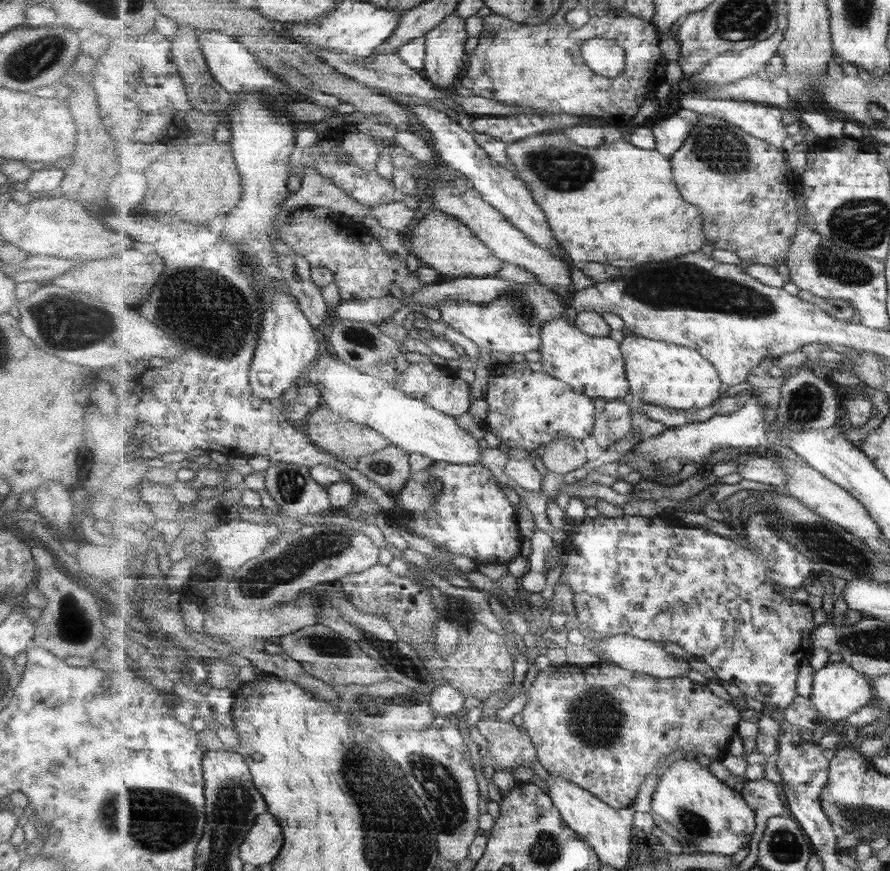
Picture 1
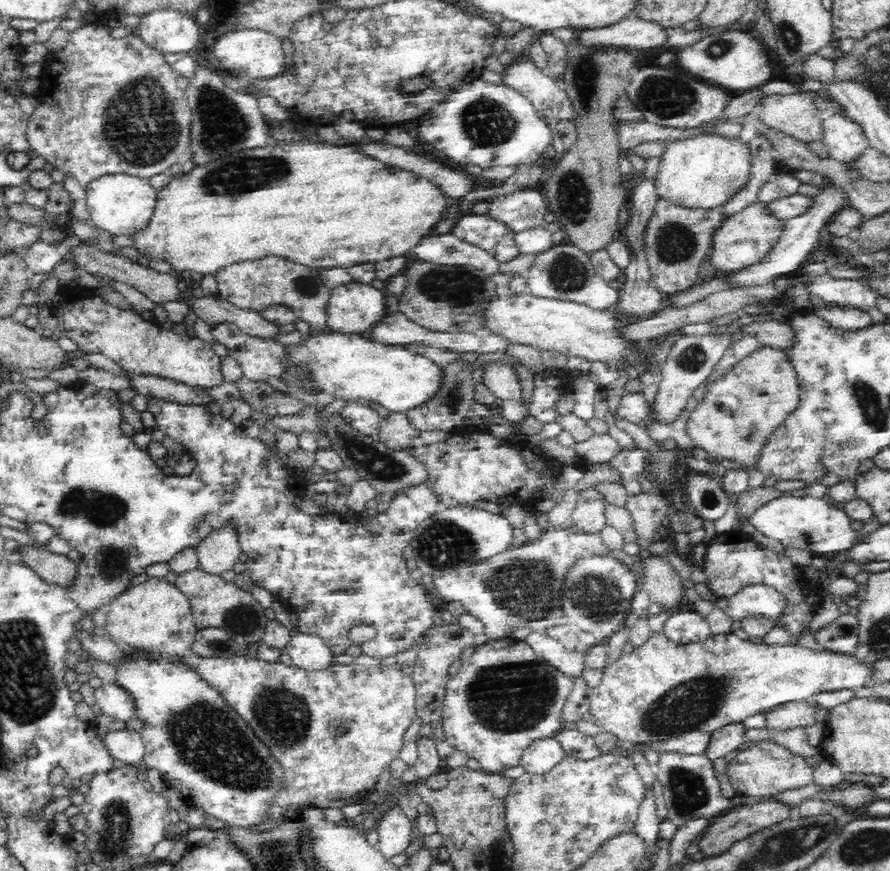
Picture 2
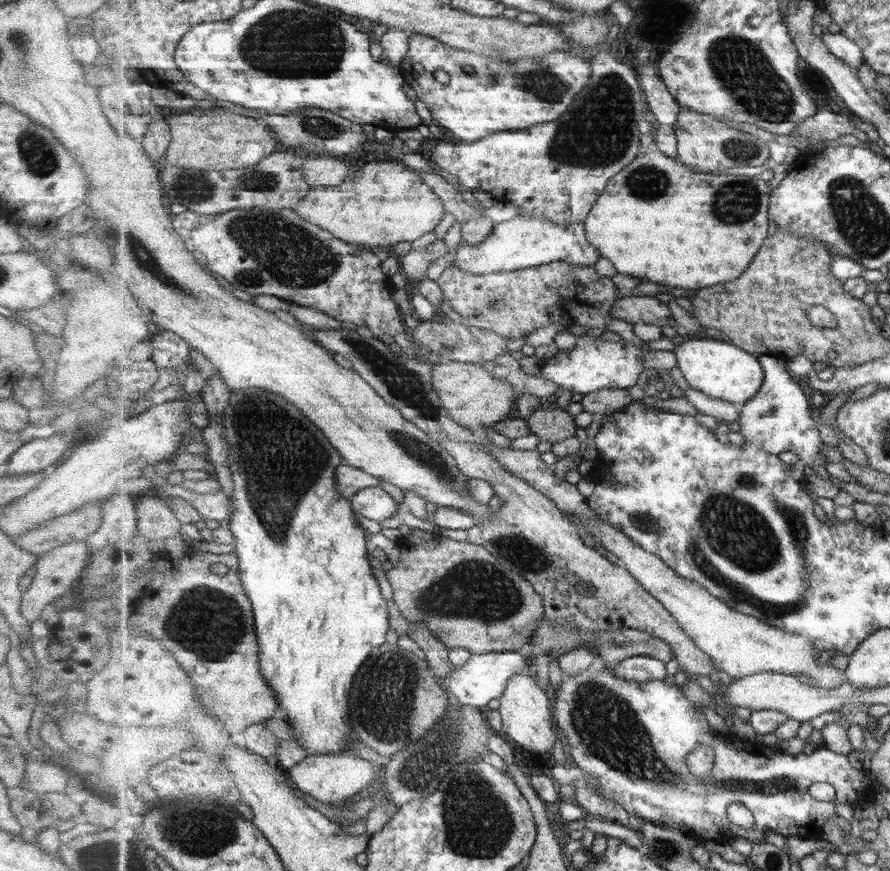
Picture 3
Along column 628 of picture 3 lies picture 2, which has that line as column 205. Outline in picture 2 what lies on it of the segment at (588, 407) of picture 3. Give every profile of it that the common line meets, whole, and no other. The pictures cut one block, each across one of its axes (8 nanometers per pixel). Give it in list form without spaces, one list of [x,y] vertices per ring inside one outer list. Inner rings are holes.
[[[133,375],[133,389],[136,393],[148,397],[162,398],[168,402],[177,402],[186,405],[199,405],[207,407],[216,402],[206,389],[188,386],[182,382],[159,377]]]

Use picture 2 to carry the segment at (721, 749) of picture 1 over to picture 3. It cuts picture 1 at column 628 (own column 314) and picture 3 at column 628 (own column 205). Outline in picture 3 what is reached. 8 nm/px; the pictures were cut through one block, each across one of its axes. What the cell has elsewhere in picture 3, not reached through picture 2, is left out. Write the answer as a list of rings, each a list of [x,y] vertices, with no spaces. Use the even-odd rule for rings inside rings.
[[[632,656],[621,660],[613,673],[621,679],[643,683],[651,680],[663,680],[667,673],[667,664],[652,656]]]

